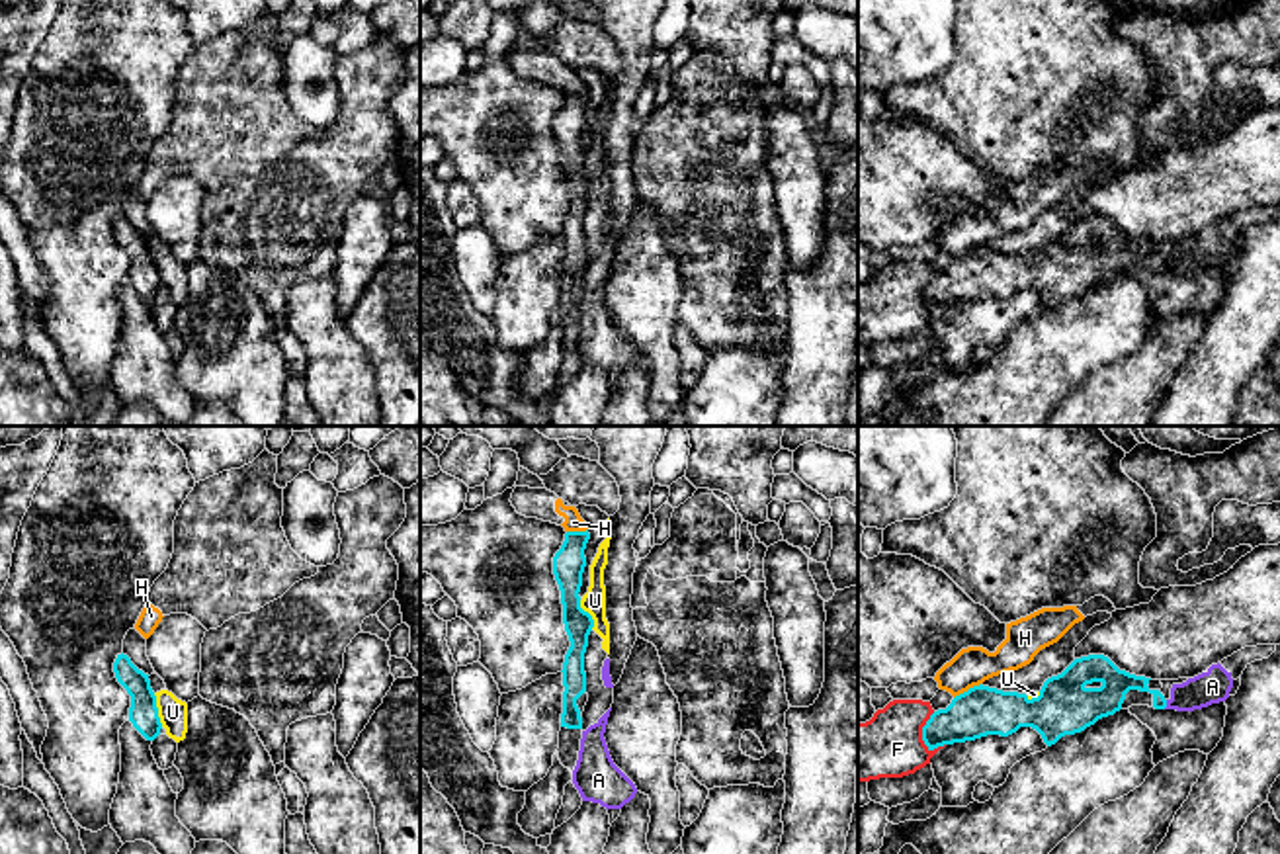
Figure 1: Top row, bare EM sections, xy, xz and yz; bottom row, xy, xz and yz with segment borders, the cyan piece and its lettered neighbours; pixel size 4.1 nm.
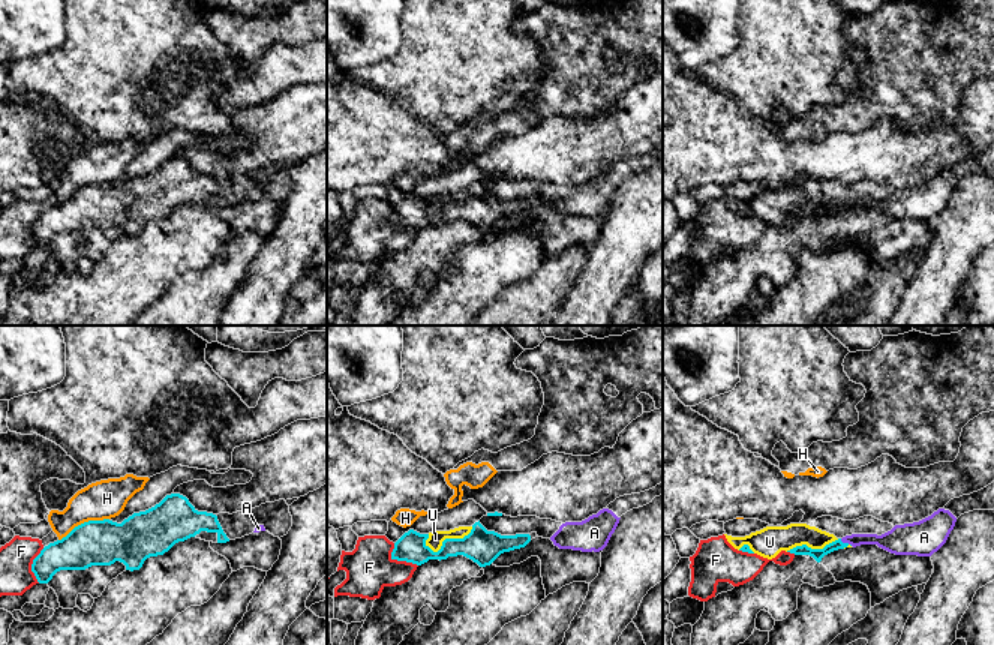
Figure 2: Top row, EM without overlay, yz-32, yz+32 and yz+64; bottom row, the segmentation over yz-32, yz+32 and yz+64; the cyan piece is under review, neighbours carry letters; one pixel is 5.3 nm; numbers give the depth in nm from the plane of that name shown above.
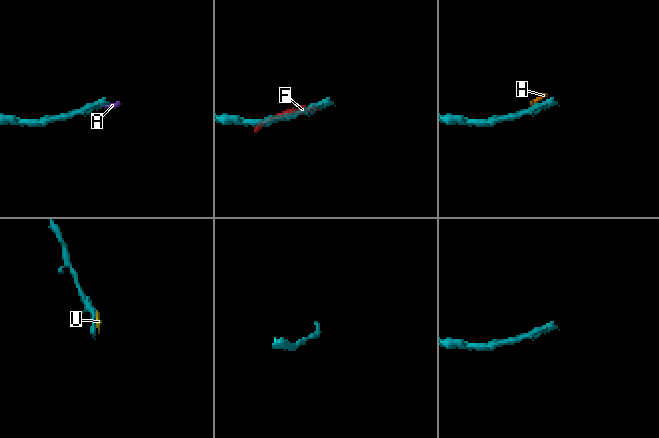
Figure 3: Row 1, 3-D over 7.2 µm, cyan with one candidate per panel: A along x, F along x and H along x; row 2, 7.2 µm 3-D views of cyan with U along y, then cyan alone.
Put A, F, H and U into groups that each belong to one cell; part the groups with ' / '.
A F U / H

